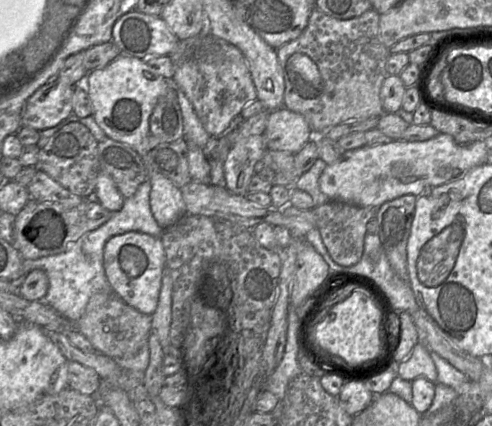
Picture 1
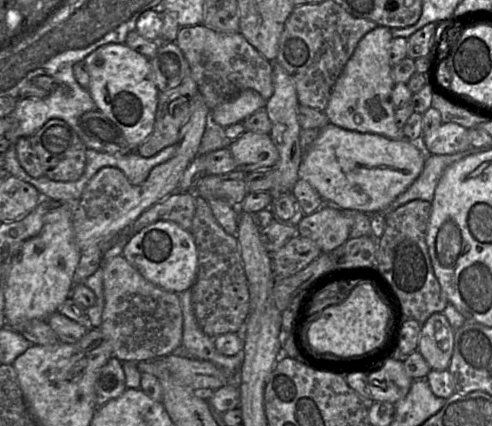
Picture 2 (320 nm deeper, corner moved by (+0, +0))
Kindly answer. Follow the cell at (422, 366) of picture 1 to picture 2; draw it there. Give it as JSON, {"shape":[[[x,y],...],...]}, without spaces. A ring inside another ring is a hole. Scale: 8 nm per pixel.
{"shape":[[[441,312],[432,314],[422,324],[417,351],[431,369],[448,370],[454,350],[454,331]]]}

